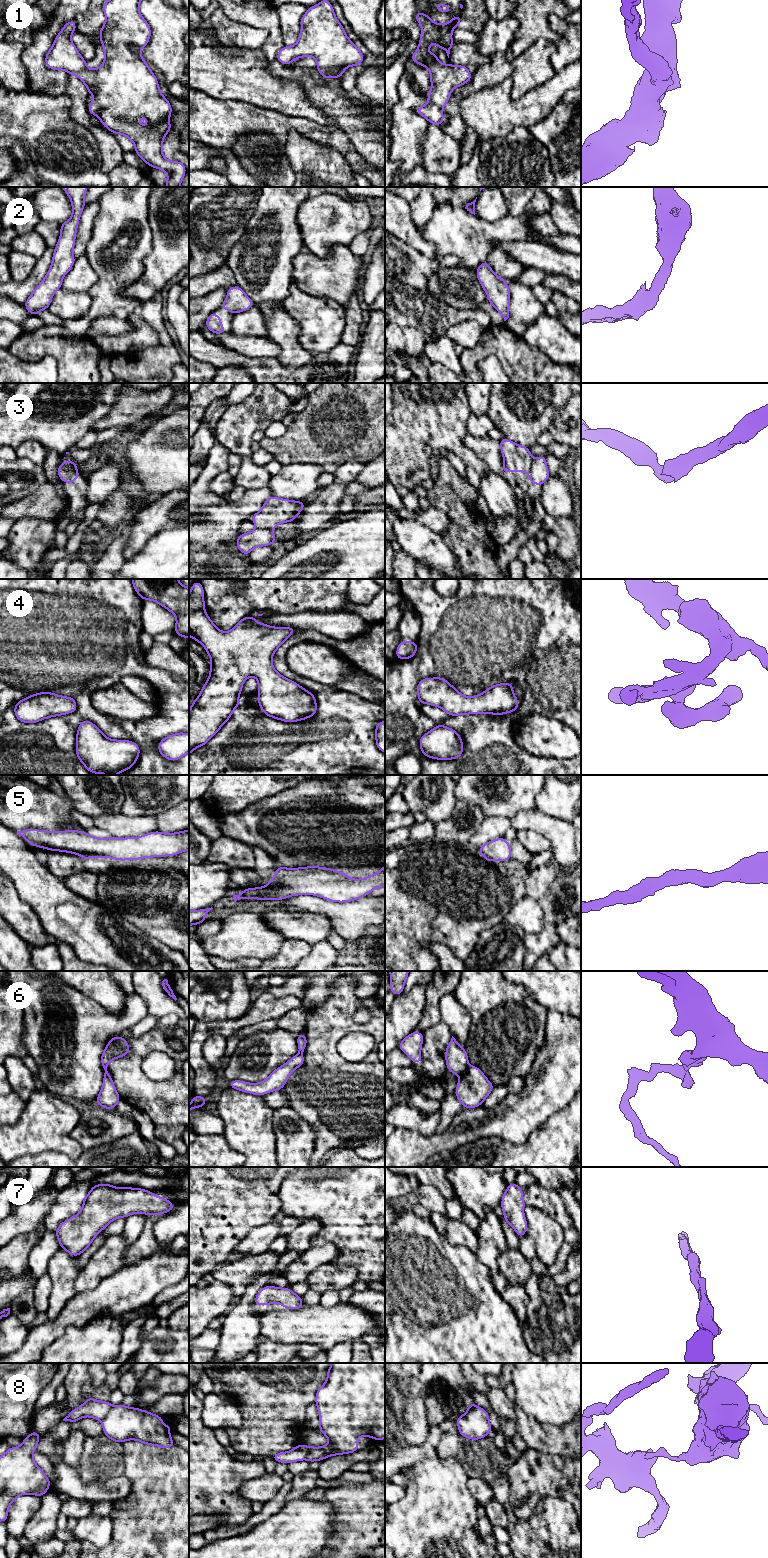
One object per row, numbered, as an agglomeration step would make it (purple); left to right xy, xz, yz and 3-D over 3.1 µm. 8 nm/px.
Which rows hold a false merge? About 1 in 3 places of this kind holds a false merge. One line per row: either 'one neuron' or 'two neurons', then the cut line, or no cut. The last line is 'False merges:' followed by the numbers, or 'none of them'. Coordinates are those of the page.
1: one neuron | no cut
2: one neuron | no cut
3: two neurons | xz (259, 526), (271, 529)
4: one neuron | no cut
5: one neuron | no cut
6: two neurons | yz (468, 1066), (465, 1072)
7: one neuron | no cut
8: two neurons | xy (112, 1407), (101, 1421)
False merges: 3, 6, 8

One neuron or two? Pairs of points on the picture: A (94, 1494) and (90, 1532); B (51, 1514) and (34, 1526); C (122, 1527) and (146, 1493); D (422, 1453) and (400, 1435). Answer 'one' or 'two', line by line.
A: two
B: one
C: one
D: two

